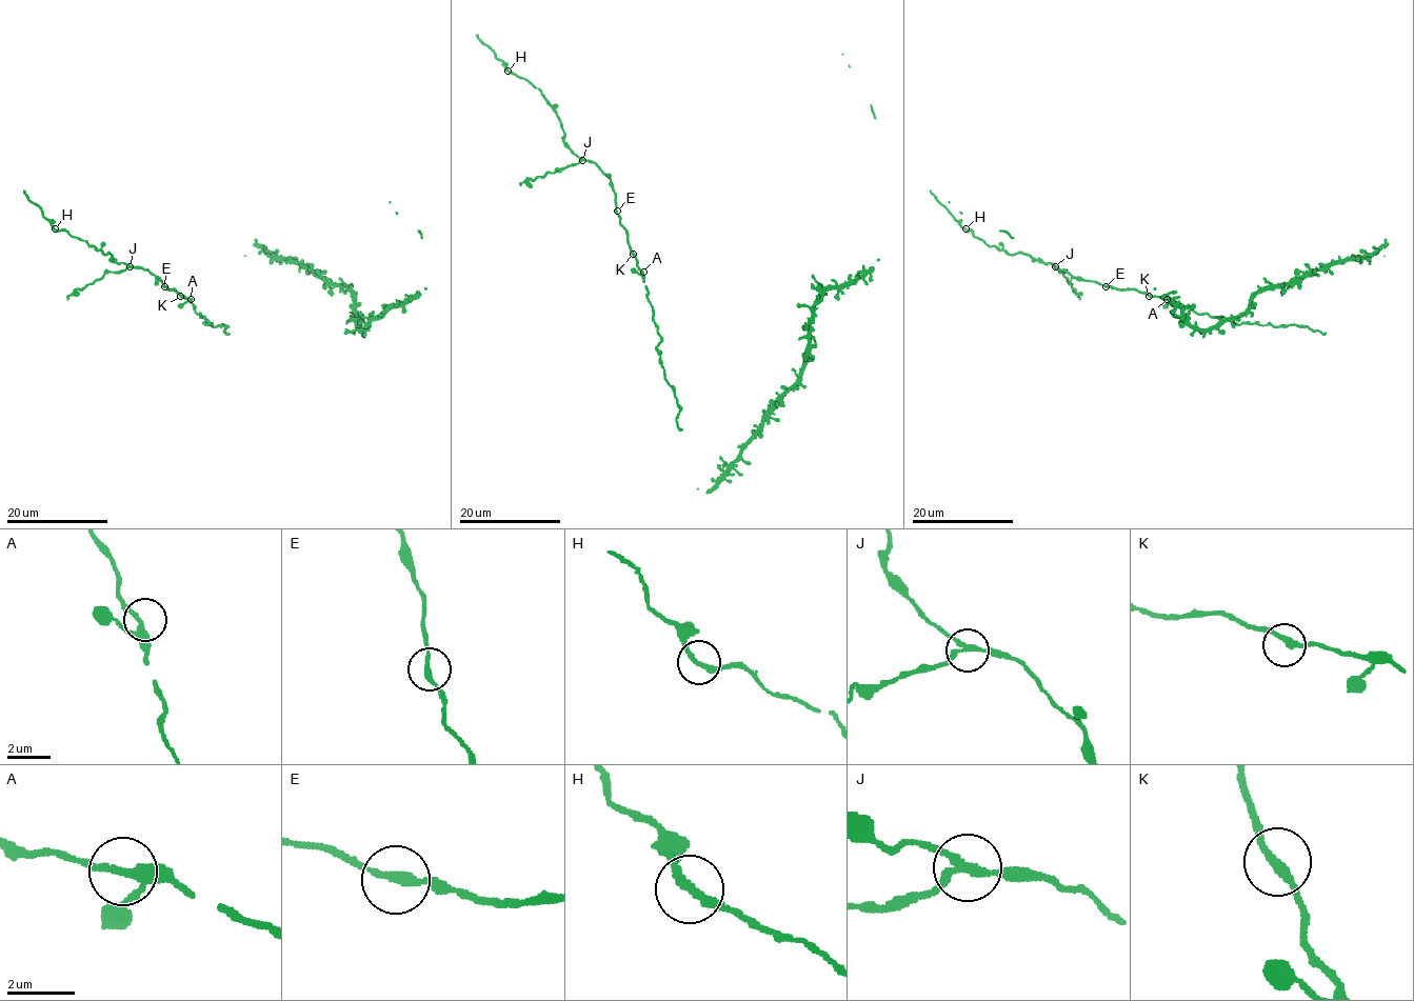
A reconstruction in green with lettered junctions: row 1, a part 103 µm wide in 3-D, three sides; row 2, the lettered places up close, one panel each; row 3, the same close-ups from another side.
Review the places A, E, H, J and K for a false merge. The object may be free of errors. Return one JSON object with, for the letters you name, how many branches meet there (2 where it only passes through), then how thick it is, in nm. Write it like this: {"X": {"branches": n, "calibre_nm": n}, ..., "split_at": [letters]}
{"J": {"branches": 3, "calibre_nm": 220}, "split_at": ["J"]}

